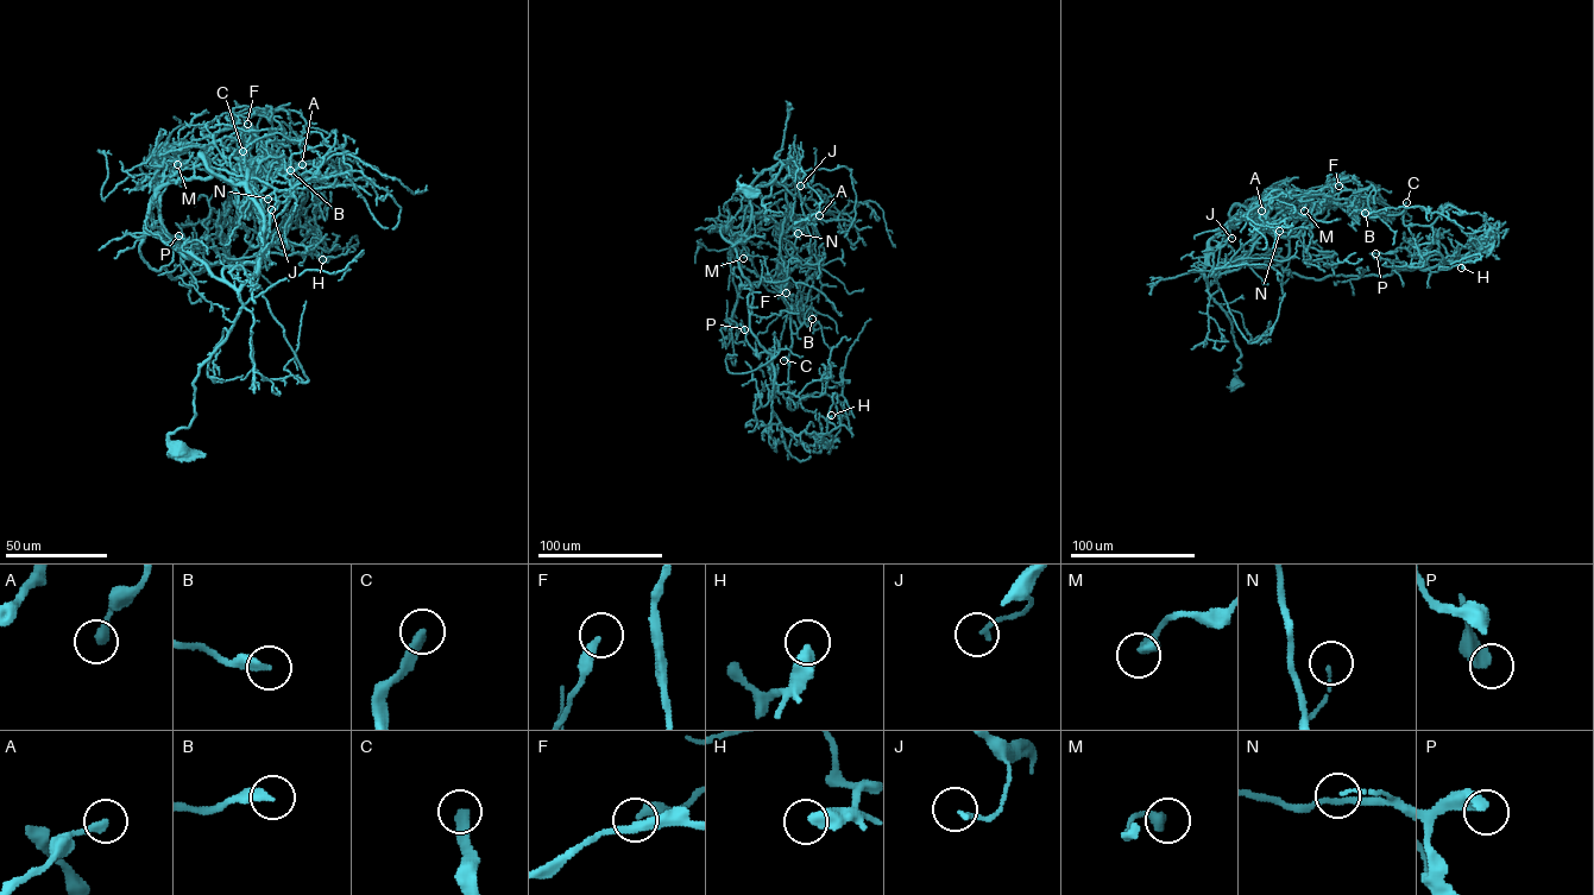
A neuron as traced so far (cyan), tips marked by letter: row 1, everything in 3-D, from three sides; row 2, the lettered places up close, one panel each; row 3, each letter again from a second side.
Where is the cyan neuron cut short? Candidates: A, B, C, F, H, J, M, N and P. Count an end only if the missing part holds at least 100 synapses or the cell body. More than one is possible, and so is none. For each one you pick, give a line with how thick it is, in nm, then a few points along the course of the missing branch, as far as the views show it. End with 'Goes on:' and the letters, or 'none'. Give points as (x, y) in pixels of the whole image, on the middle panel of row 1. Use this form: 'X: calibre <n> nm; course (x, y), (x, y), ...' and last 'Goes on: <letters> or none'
C: calibre 340 nm; course (783, 360), (770, 354), (753, 385), (762, 413), (773, 427), (774, 446), (776, 449), (786, 445), (789, 461)
Goes on: C

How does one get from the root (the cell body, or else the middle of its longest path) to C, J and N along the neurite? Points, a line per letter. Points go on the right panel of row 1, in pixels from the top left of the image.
C: (1235, 383), (1241, 352), (1208, 291), (1216, 279), (1266, 229), (1296, 235), (1317, 206), (1396, 215), (1406, 202)
J: (1235, 383), (1241, 352), (1230, 320), (1210, 295), (1207, 282), (1217, 268), (1220, 247), (1229, 237), (1232, 238)
N: (1235, 383), (1241, 352), (1230, 320), (1208, 288), (1221, 273), (1237, 270), (1265, 231), (1279, 231)

